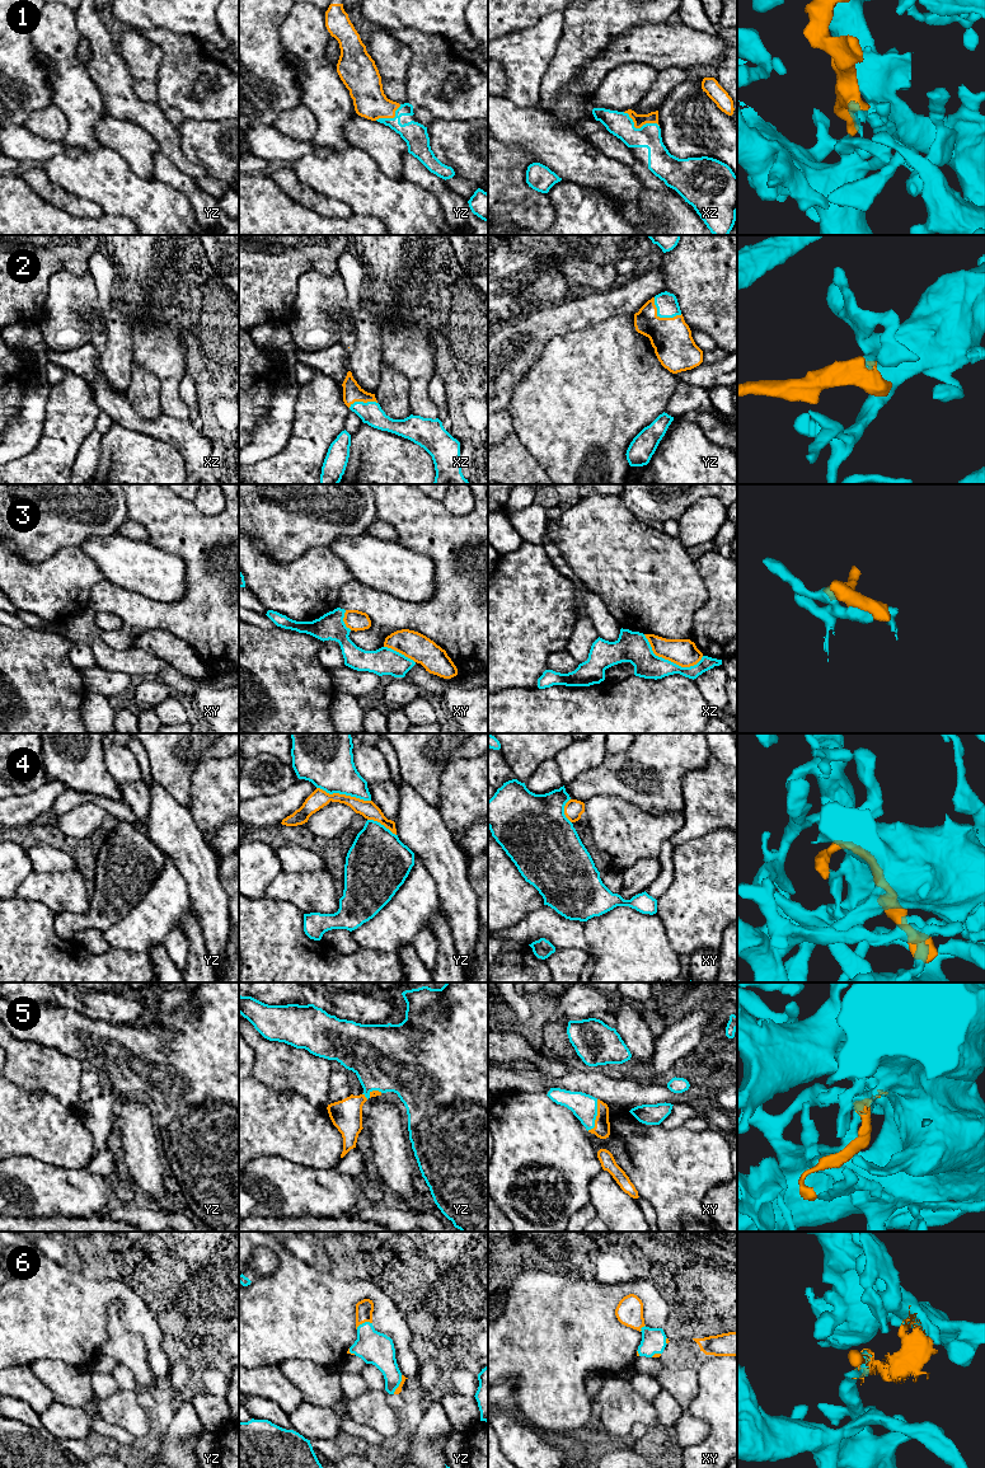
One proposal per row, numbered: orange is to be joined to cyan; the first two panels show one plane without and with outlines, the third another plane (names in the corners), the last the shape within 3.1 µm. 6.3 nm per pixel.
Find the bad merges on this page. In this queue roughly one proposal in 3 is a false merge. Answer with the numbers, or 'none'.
3, 4, 6

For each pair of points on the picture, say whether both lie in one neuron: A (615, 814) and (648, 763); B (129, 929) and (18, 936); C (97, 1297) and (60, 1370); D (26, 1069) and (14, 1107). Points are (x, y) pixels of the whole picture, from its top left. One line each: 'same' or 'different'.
A: different
B: different
C: different
D: different

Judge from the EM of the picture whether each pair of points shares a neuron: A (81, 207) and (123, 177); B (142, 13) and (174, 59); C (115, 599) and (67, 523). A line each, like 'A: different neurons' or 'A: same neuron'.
A: different neurons
B: different neurons
C: different neurons

